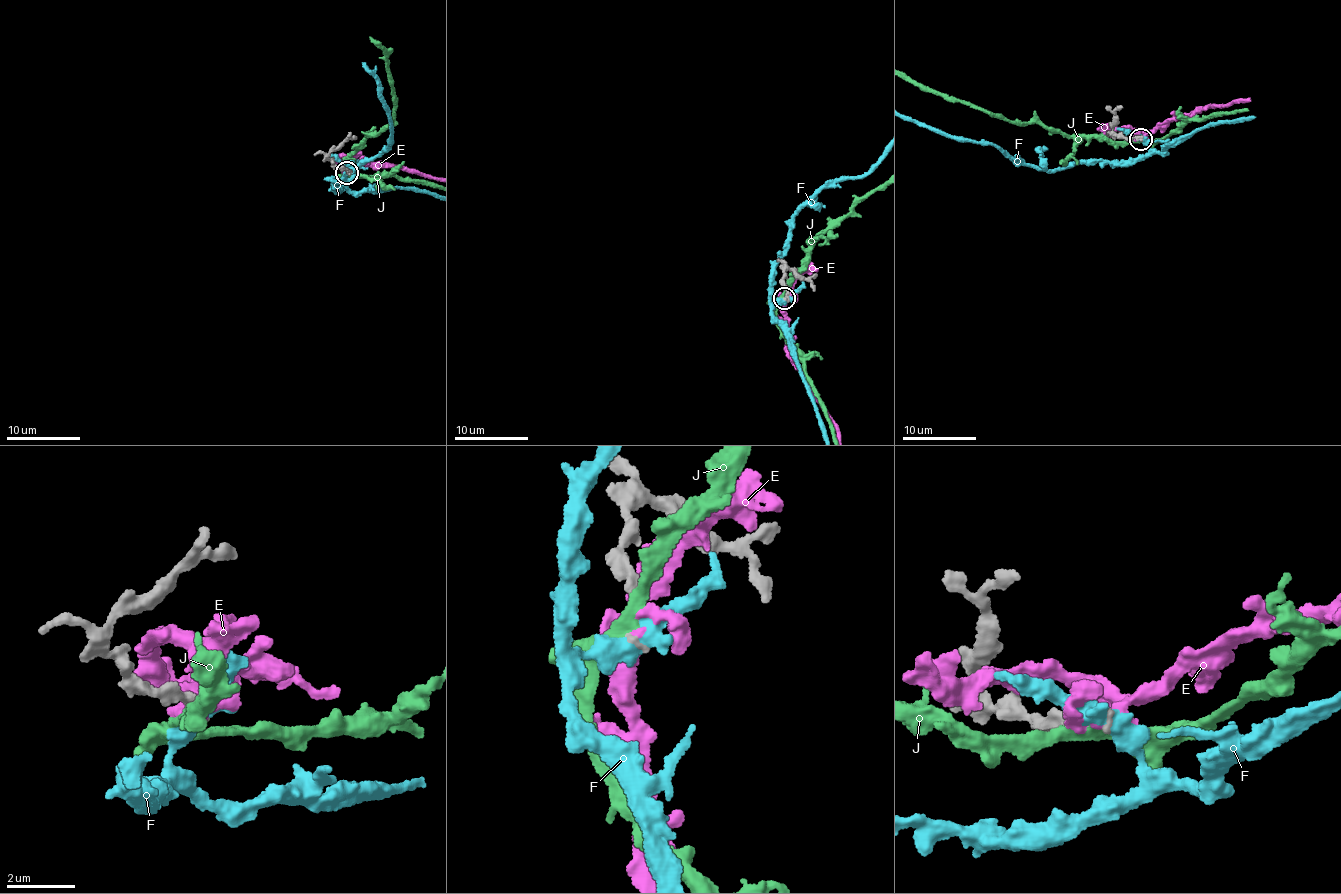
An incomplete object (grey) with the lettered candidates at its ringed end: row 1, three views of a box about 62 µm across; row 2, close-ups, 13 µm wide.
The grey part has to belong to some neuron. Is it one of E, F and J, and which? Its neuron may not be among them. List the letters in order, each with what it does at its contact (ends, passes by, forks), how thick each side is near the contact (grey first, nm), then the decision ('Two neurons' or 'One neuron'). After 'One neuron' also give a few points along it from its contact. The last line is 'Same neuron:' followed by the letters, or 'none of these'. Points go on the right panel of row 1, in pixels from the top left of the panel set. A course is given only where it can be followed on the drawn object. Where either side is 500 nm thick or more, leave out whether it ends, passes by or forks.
E: It passes by. Thickness 420 nm (grey) against 400 nm. Two neurons
F: It passes by. Thickness 420 nm (grey) against 480 nm. Two neurons
J: It passes by. Thickness 440 nm (grey) against 320 nm. One neuron
Same neuron: J

